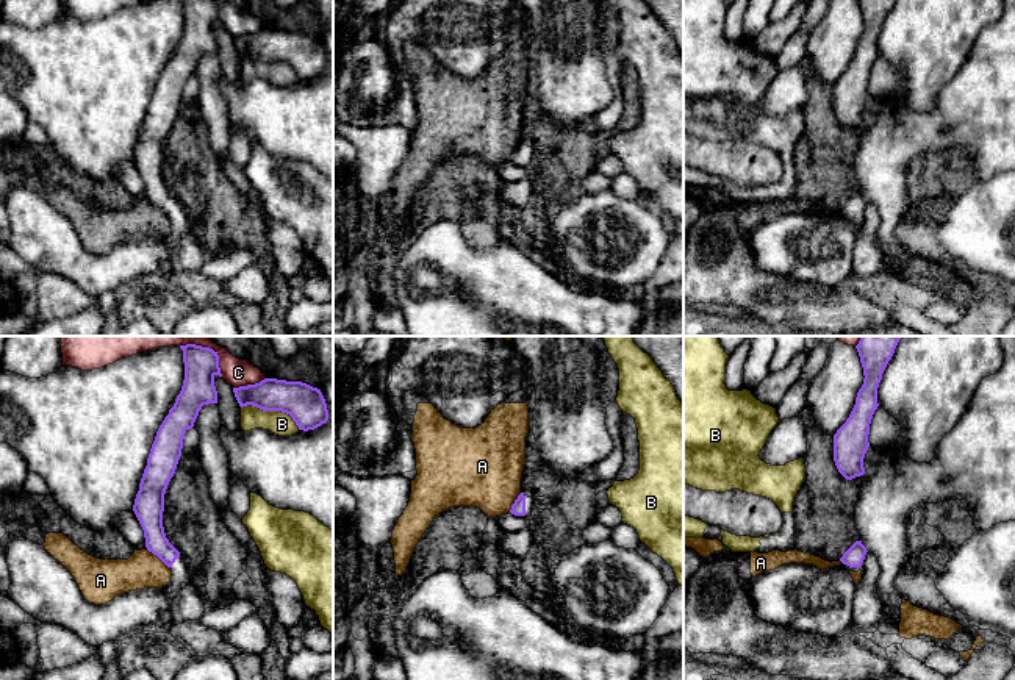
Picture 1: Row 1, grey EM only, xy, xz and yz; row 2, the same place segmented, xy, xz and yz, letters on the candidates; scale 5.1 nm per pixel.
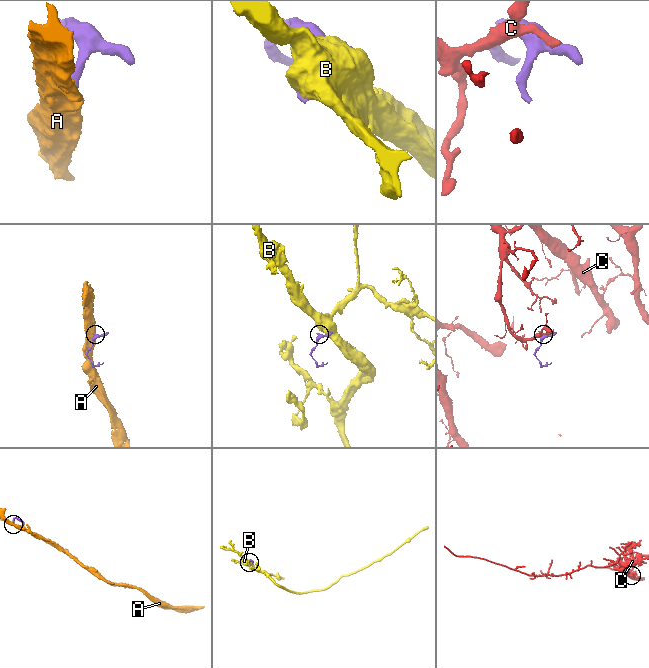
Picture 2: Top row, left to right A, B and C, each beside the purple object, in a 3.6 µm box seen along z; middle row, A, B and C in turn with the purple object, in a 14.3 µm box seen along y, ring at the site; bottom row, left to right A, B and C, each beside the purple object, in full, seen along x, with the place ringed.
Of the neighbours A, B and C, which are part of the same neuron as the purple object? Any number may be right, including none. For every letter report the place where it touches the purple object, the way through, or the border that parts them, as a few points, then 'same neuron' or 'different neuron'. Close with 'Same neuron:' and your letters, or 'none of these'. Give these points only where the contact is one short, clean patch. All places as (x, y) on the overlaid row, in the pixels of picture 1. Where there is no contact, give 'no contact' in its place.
A: meets purple in xy at (158, 557); border along xy (147, 549), (169, 568); different neuron
B: meets purple in xy at (272, 410); border along xy (241, 407), (252, 405), (265, 411), (285, 411), (299, 429); different neuron
C: meets purple in xy at (249, 385); different neuron
Same neuron: none of these

